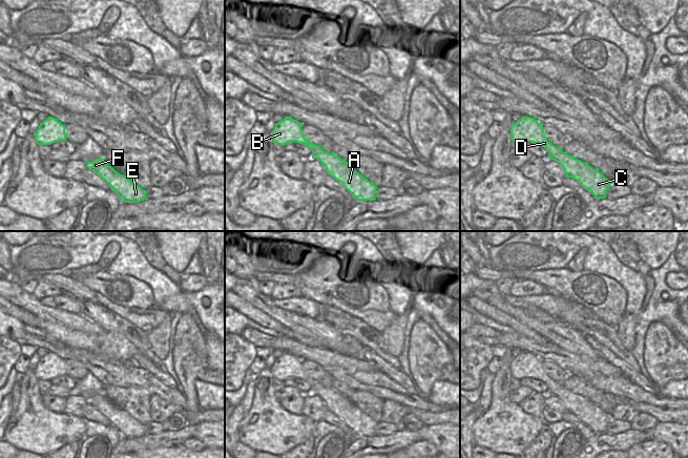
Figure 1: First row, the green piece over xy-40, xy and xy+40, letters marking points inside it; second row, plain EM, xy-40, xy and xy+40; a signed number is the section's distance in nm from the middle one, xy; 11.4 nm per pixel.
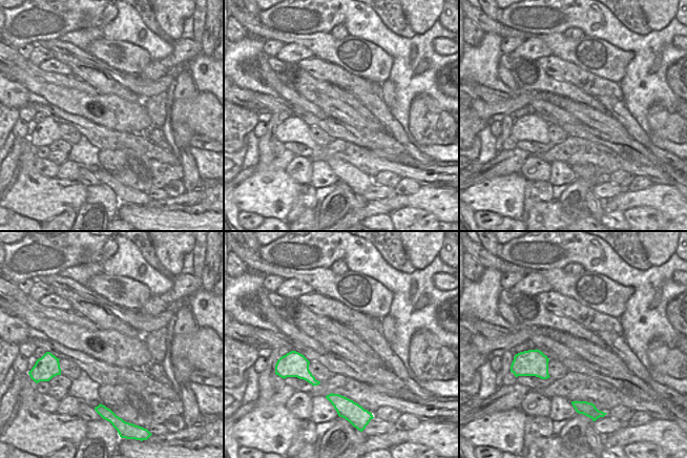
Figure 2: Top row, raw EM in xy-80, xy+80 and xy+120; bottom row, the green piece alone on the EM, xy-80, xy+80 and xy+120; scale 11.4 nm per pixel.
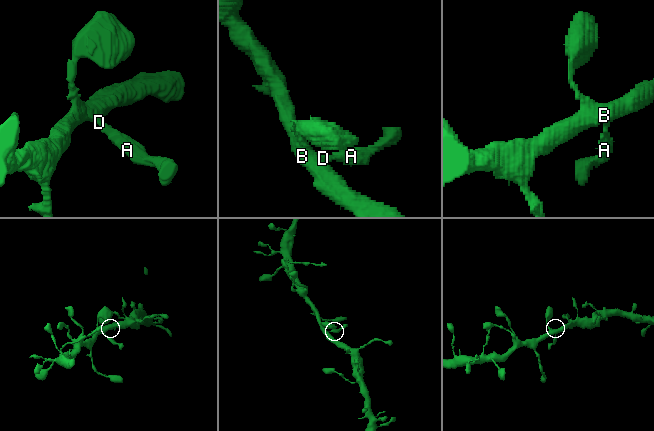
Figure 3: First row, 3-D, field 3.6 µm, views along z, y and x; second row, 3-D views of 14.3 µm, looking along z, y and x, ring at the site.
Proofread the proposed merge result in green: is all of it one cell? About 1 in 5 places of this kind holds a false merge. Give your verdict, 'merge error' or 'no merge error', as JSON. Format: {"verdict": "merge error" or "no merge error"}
{"verdict": "no merge error"}

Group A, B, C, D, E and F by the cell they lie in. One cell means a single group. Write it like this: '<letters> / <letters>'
A B C D E F

